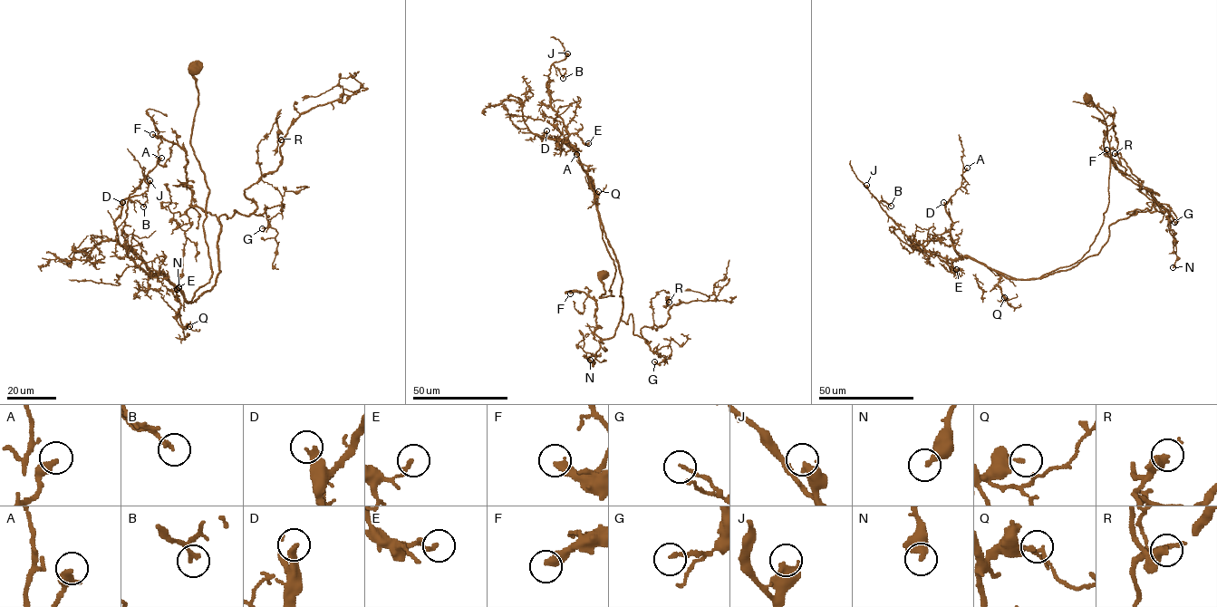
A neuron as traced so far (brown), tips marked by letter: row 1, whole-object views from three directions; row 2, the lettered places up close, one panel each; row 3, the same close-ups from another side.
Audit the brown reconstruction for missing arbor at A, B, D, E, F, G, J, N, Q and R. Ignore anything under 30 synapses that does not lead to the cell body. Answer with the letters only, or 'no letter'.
D, F

